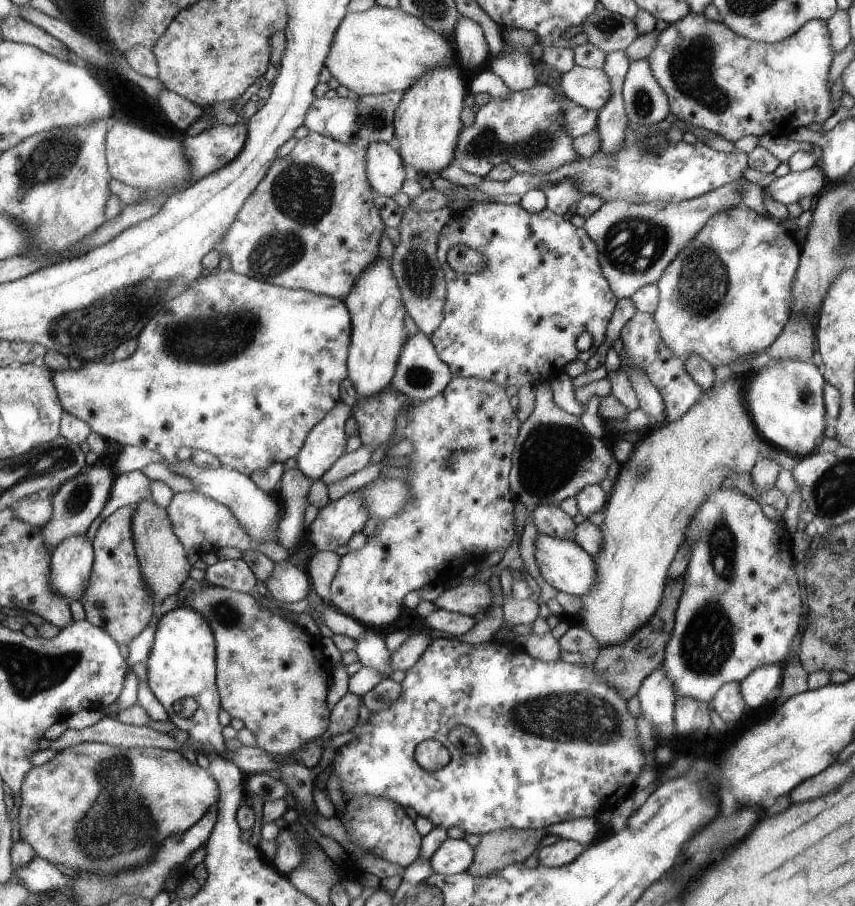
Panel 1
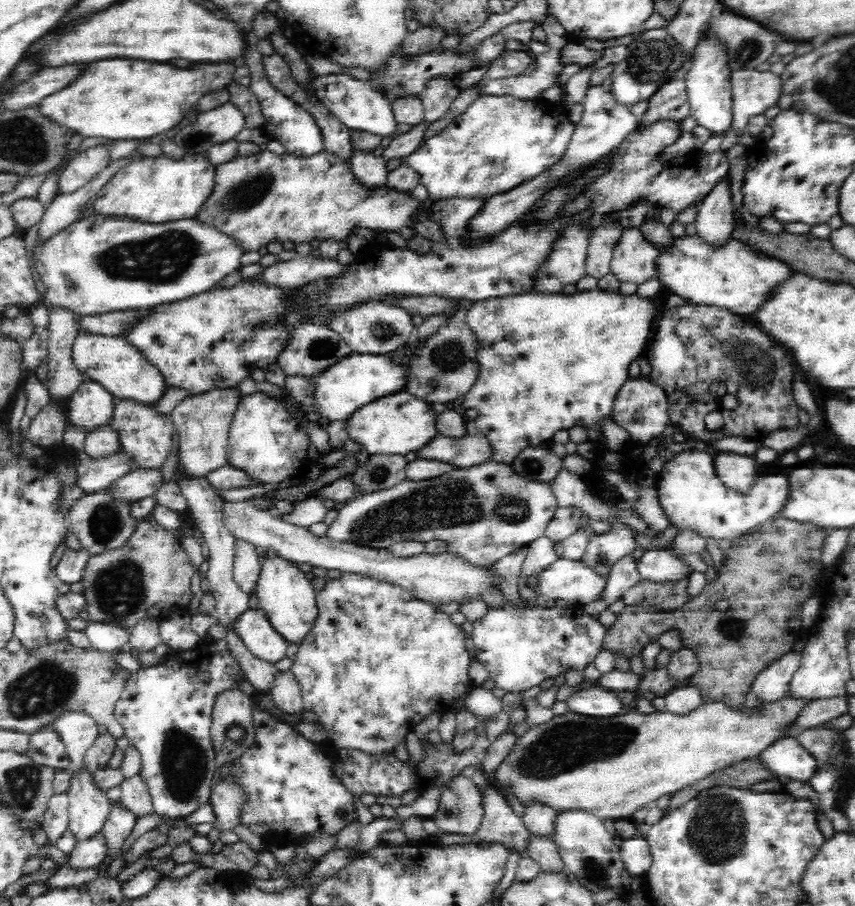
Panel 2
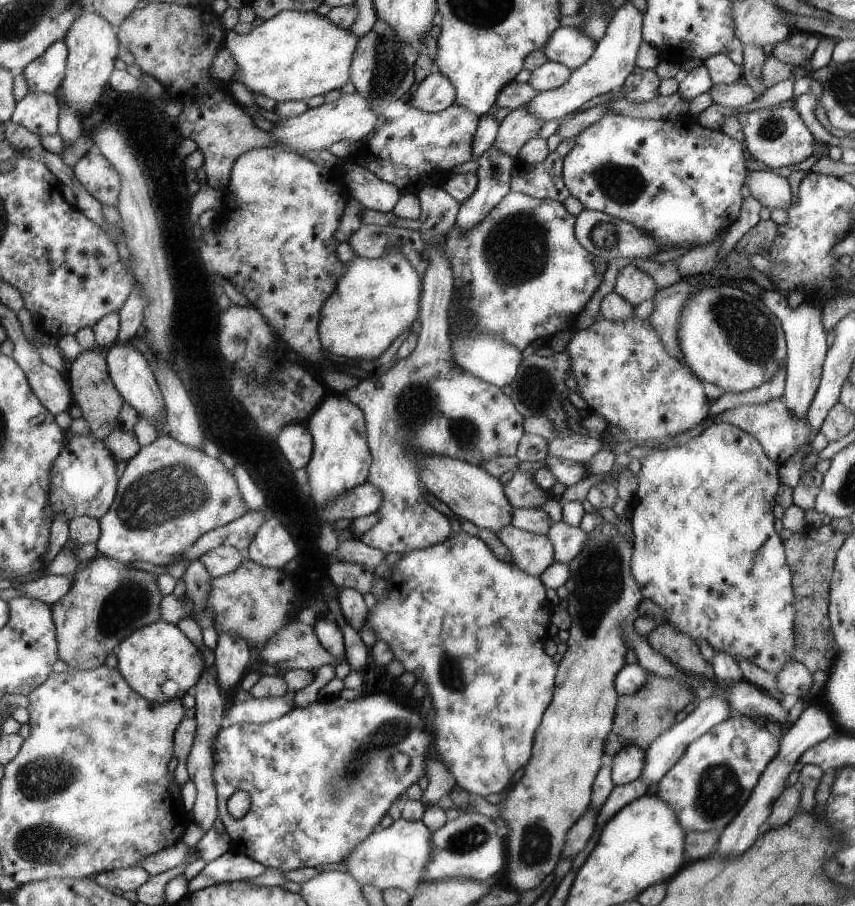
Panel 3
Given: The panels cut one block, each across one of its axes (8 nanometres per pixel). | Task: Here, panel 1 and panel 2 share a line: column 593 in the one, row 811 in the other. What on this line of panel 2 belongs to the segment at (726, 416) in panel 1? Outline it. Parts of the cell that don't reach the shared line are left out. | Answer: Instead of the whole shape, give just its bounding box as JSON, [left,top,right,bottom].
[491,690,812,820]

